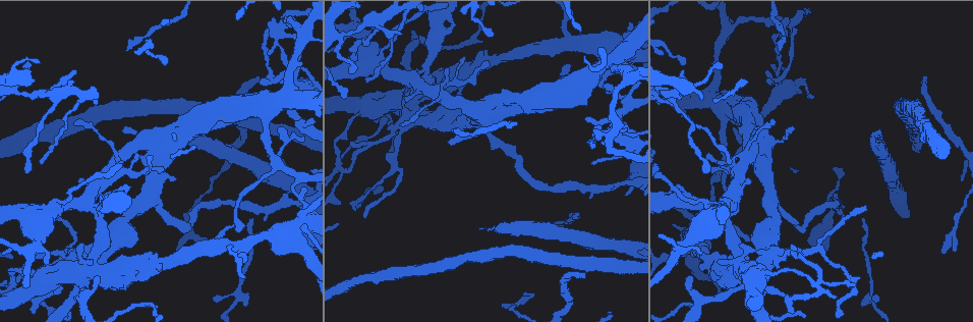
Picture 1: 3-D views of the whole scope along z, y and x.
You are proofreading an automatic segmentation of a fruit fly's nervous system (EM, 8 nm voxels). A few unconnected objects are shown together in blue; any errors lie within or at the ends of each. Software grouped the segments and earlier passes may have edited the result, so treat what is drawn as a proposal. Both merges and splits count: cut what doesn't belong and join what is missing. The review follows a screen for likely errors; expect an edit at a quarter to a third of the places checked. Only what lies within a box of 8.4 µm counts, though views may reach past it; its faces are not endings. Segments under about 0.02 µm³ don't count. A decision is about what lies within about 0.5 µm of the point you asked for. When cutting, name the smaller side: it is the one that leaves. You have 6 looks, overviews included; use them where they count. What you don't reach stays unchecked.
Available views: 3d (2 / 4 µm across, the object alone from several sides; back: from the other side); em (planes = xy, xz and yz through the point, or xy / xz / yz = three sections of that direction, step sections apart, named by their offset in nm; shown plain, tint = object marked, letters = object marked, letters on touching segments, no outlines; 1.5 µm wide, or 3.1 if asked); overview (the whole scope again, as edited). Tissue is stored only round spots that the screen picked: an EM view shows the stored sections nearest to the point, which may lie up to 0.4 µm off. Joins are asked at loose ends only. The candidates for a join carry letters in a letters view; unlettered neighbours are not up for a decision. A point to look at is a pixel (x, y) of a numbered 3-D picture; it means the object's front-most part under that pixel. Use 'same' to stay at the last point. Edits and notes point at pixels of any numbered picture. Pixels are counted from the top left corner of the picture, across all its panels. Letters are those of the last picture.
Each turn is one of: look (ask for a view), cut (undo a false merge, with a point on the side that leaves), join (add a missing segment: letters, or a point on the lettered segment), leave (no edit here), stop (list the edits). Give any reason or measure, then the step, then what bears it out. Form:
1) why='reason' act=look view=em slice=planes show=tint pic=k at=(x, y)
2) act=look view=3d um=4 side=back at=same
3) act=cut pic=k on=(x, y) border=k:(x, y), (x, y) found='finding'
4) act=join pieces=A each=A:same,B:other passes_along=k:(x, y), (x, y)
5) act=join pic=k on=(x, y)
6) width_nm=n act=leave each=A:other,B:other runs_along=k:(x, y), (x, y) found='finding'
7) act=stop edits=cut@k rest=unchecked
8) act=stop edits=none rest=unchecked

why='free end' act=look view=3d um=2 pic=1 at=(401, 33)

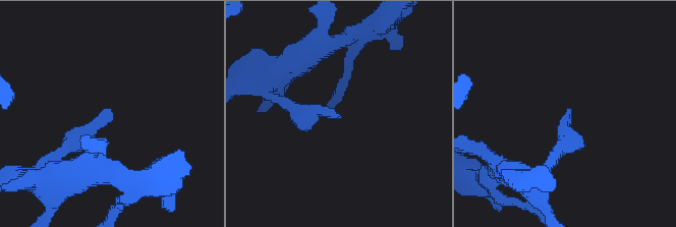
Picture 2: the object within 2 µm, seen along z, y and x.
act=look view=em slice=planes show=letters pic=2 at=(570, 109)

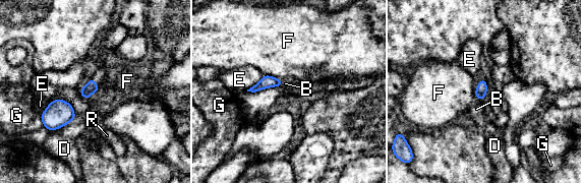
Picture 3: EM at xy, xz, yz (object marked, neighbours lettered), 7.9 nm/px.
width_nm=90 longest_contact=E:180nm act=leave each=B:other,D:other,E:other,F:other,G:other,R:other found='no lettered segment goes on from it'

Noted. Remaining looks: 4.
act=look view=3d um=2 side=back pic=1 at=(188, 230)

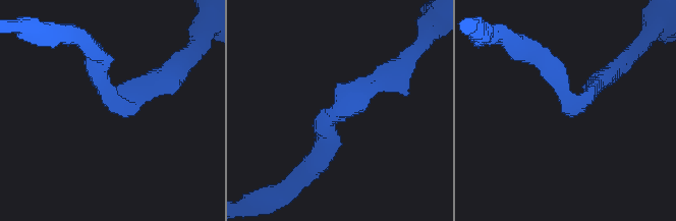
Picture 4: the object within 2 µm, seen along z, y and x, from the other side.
arm_widths_nm=160,200 act=look view=em slice=xz step=8 show=tint pic=4 at=(119, 103)

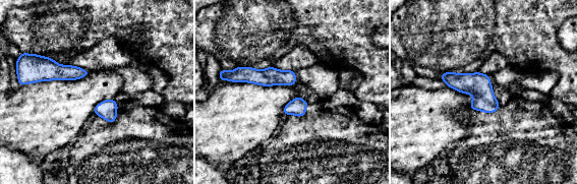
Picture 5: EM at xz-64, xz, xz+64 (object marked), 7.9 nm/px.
why='another direction' act=look view=em slice=planes show=letters at=same

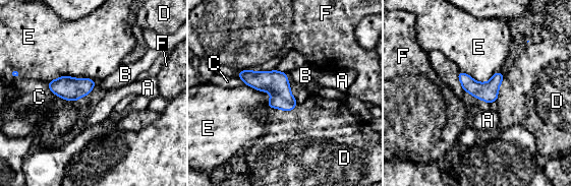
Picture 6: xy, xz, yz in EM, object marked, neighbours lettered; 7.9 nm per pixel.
act=leave each=A:other,B:other,C:other,D:other,E:other,F:other border=6:(96, 82), (59, 76), (47, 84) found='all the same neuron'

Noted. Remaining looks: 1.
act=stop edits=none rest=unchecked

